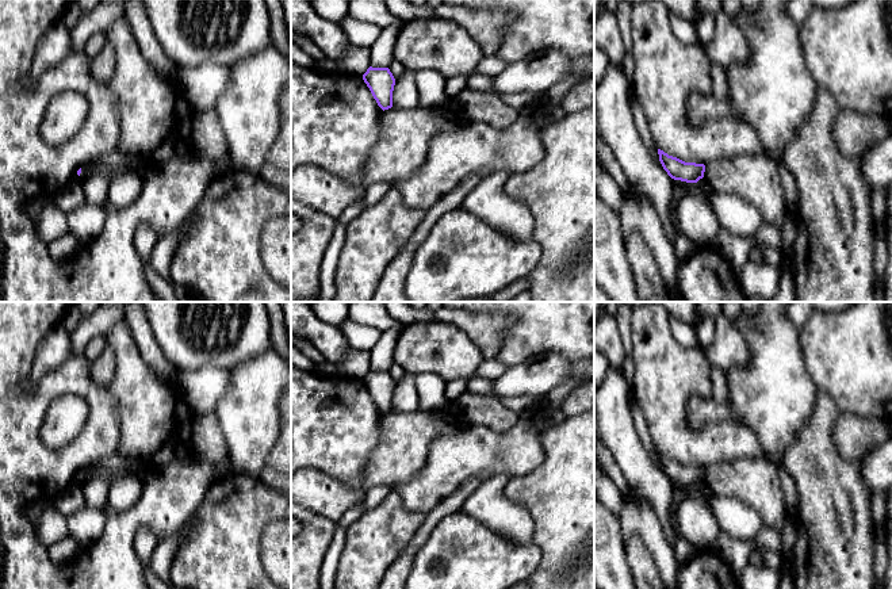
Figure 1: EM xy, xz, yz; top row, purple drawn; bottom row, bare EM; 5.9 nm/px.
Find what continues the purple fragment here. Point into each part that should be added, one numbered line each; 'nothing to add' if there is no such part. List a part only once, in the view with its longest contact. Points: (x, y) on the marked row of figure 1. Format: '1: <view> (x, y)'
nothing to add

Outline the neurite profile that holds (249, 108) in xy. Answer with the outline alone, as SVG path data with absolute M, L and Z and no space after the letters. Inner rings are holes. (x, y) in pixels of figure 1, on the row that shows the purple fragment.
M269 45L229 68L230 81L219 95L215 111L229 142L231 168L260 175L265 156L280 130L280 95L291 83L291 64Z

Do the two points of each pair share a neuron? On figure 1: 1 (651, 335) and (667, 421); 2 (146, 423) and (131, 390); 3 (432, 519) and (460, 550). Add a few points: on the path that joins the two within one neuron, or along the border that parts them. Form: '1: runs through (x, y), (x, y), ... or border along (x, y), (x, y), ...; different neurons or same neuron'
1: runs through (658, 356), (663, 368), (663, 400); same neuron
2: runs through (146, 415), (146, 406), (140, 398); same neuron
3: border along (459, 511), (447, 515), (418, 550); different neurons

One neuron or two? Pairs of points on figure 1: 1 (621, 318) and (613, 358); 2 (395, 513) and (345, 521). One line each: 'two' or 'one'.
1: two
2: two

